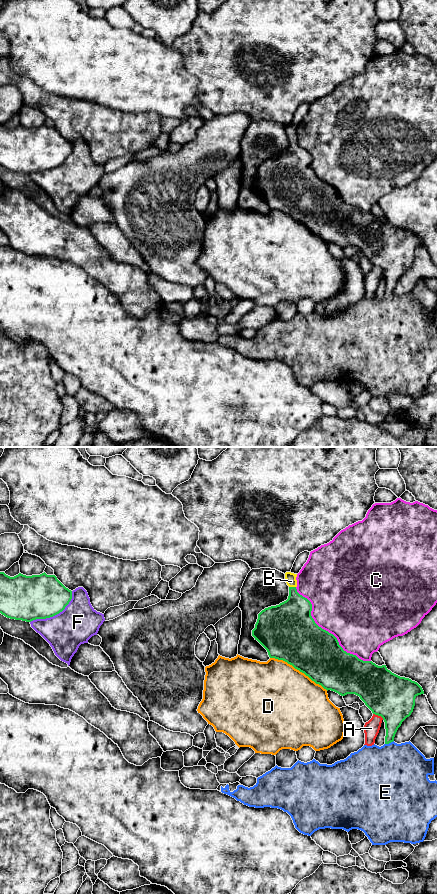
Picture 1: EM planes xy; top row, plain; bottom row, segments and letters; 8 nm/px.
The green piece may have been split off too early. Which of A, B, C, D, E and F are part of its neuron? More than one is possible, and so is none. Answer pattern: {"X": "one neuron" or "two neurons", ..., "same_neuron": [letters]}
{"A": "two neurons", "B": "one neuron", "C": "two neurons", "D": "two neurons", "E": "two neurons", "F": "two neurons", "same_neuron": ["B"]}

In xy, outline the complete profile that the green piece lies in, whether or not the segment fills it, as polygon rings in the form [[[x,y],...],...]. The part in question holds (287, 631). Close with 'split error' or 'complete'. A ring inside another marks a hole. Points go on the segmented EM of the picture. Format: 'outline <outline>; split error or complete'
outline [[[285,573],[289,586],[288,599],[279,605],[265,608],[258,614],[252,636],[267,650],[270,658],[287,662],[327,691],[334,691],[341,696],[359,696],[373,714],[383,718],[385,744],[393,742],[398,728],[413,712],[415,698],[424,694],[422,687],[409,678],[392,673],[386,665],[378,666],[344,651],[333,634],[315,623],[311,616],[311,602],[297,592],[296,577],[297,574]]]; split error

